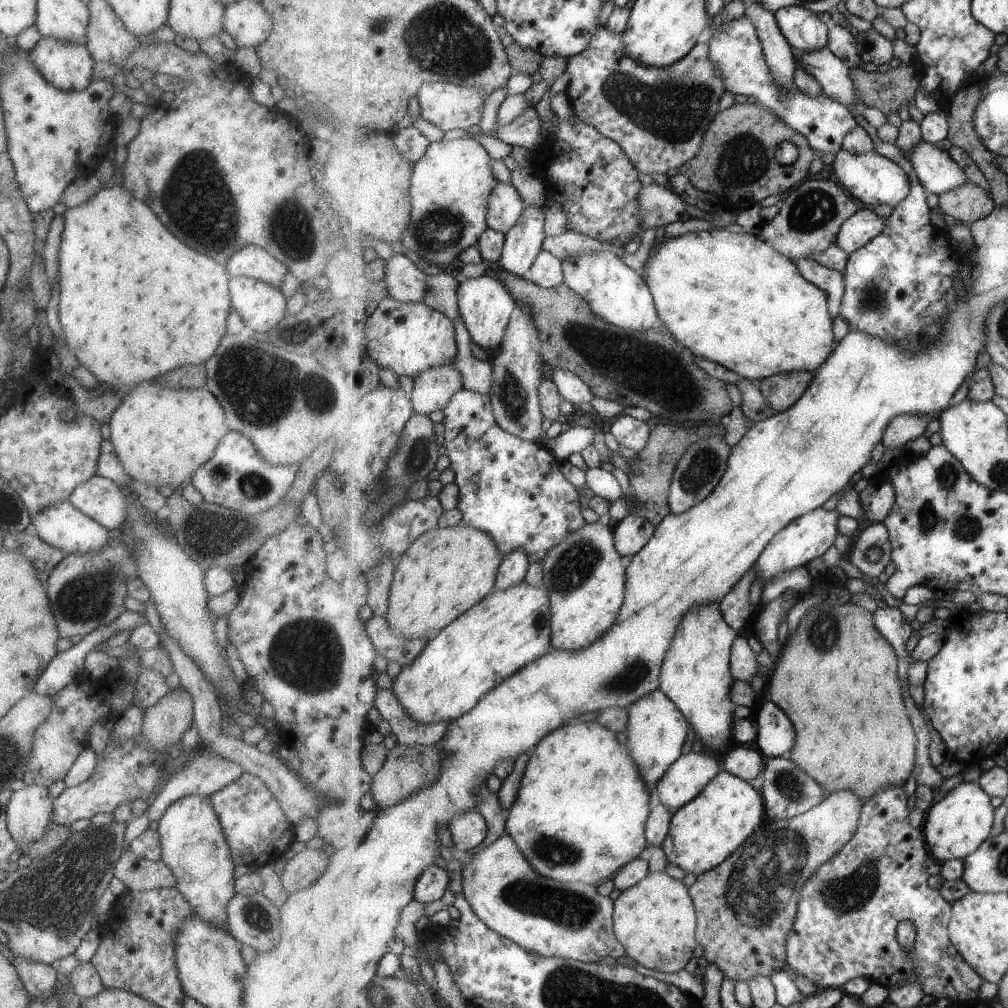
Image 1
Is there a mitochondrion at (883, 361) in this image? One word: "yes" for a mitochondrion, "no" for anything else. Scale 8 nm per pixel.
no

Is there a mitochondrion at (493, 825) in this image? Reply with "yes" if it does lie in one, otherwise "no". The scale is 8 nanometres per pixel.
no

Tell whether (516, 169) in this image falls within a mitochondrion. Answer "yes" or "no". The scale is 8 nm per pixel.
no

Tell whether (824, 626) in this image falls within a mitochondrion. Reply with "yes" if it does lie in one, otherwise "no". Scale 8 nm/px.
yes

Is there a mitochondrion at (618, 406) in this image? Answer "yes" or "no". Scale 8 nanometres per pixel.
no

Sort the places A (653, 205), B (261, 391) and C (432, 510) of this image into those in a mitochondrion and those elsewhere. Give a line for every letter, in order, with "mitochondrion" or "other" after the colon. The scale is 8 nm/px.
A: mitochondrion
B: mitochondrion
C: other

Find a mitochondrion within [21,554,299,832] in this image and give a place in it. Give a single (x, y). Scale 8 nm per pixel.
(88, 596)

